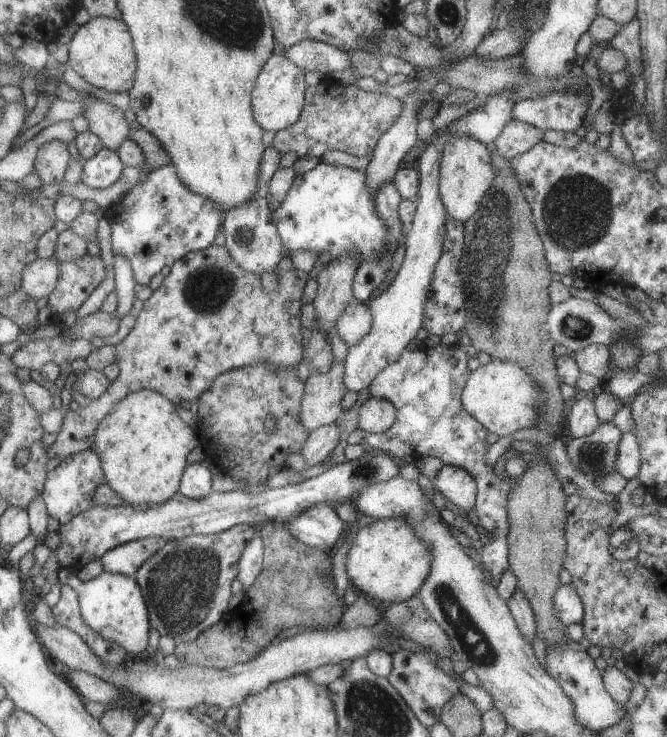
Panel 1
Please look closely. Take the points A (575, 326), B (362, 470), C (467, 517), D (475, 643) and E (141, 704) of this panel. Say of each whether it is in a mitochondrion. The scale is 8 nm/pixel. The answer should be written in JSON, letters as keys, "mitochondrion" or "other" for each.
{"A":"mitochondrion","B":"mitochondrion","C":"other","D":"mitochondrion","E":"other"}

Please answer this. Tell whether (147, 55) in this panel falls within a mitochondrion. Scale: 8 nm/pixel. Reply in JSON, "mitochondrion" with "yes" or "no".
{"mitochondrion":"no"}

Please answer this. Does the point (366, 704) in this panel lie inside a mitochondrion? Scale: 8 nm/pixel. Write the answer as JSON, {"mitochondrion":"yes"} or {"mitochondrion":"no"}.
{"mitochondrion":"yes"}

